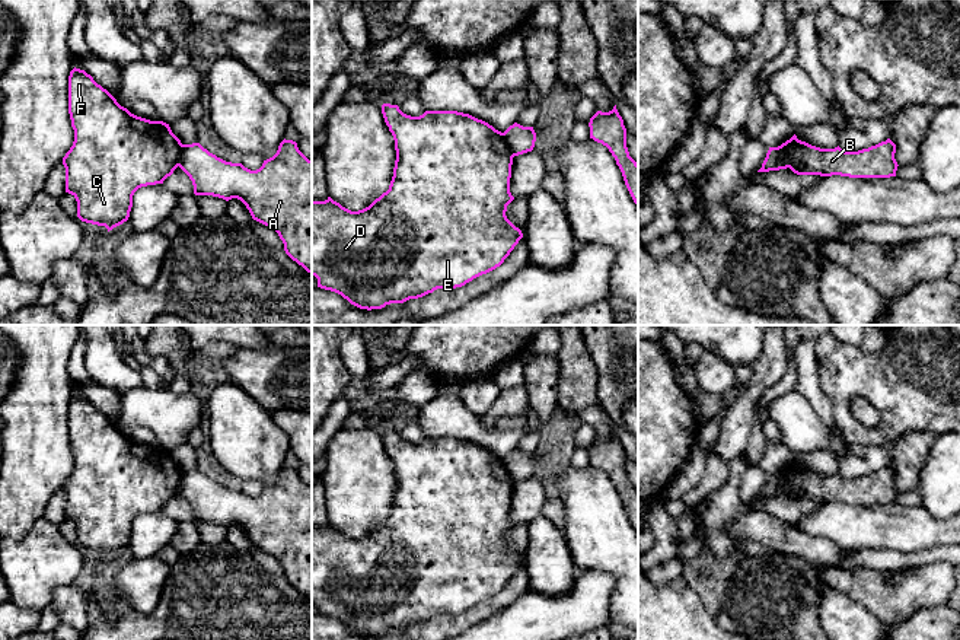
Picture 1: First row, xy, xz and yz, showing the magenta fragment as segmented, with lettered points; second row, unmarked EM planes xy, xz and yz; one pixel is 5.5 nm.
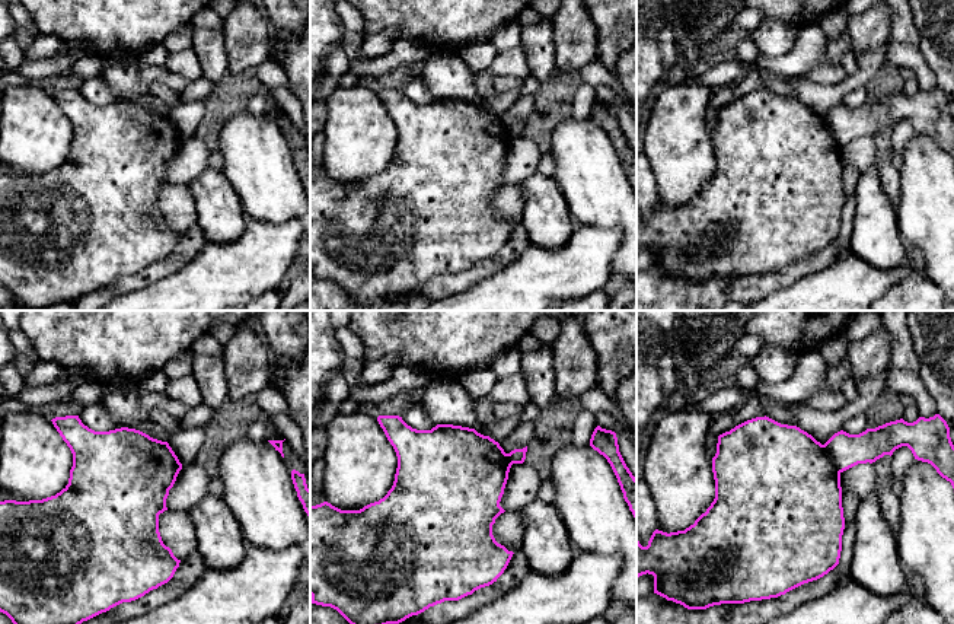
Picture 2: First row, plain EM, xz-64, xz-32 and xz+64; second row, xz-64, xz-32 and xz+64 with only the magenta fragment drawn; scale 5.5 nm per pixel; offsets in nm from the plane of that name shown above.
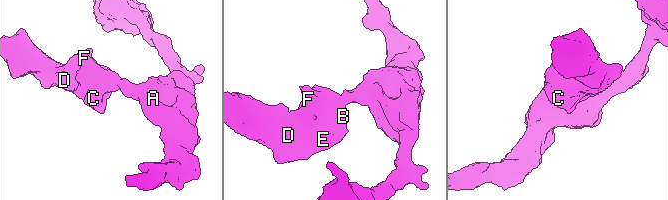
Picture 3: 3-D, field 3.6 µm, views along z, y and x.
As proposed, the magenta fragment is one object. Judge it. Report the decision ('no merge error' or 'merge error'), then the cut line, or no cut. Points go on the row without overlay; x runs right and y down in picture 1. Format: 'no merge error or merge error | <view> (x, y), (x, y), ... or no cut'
merge error | xz (501, 459), (514, 481)

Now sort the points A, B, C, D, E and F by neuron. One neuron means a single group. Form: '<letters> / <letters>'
A / B C D E F

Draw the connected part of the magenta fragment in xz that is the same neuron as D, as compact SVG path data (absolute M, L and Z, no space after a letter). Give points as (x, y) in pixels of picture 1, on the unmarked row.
M383 430L382 440L396 477L389 516L358 538L342 534L331 523L312 528L312 602L318 605L318 614L367 637L418 625L437 615L462 614L500 593L523 564L505 542L507 532L514 526L510 519L514 481L501 458L457 437L425 437L411 443L398 432Z

